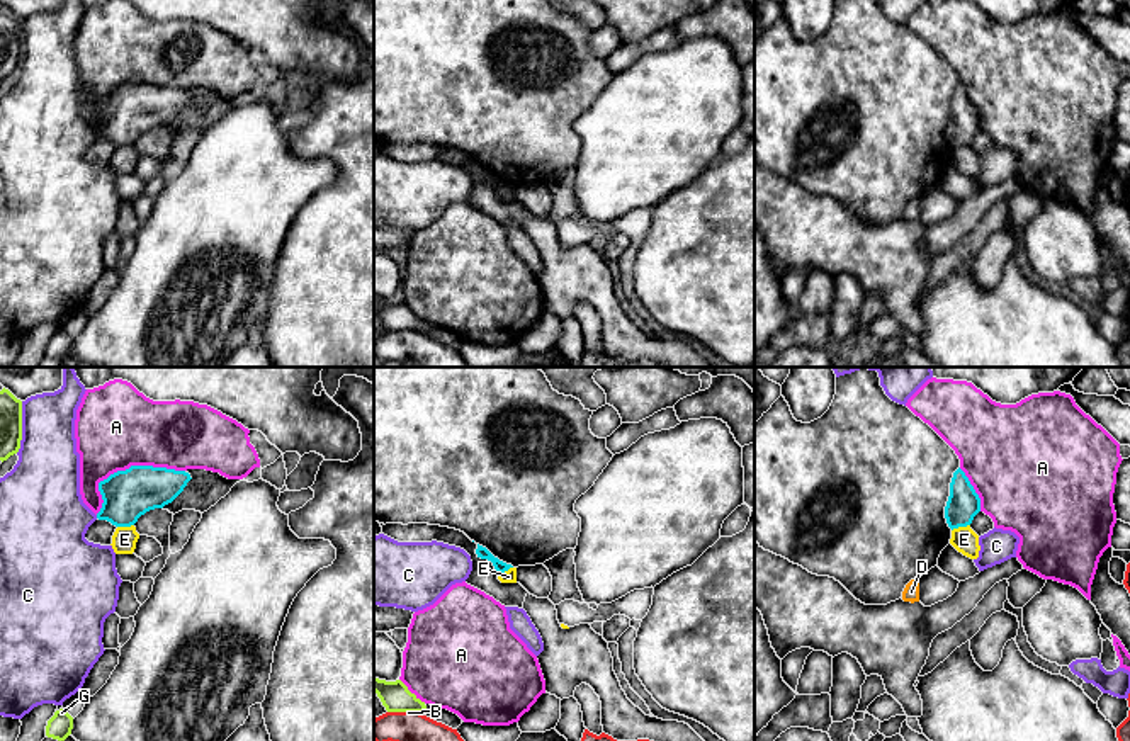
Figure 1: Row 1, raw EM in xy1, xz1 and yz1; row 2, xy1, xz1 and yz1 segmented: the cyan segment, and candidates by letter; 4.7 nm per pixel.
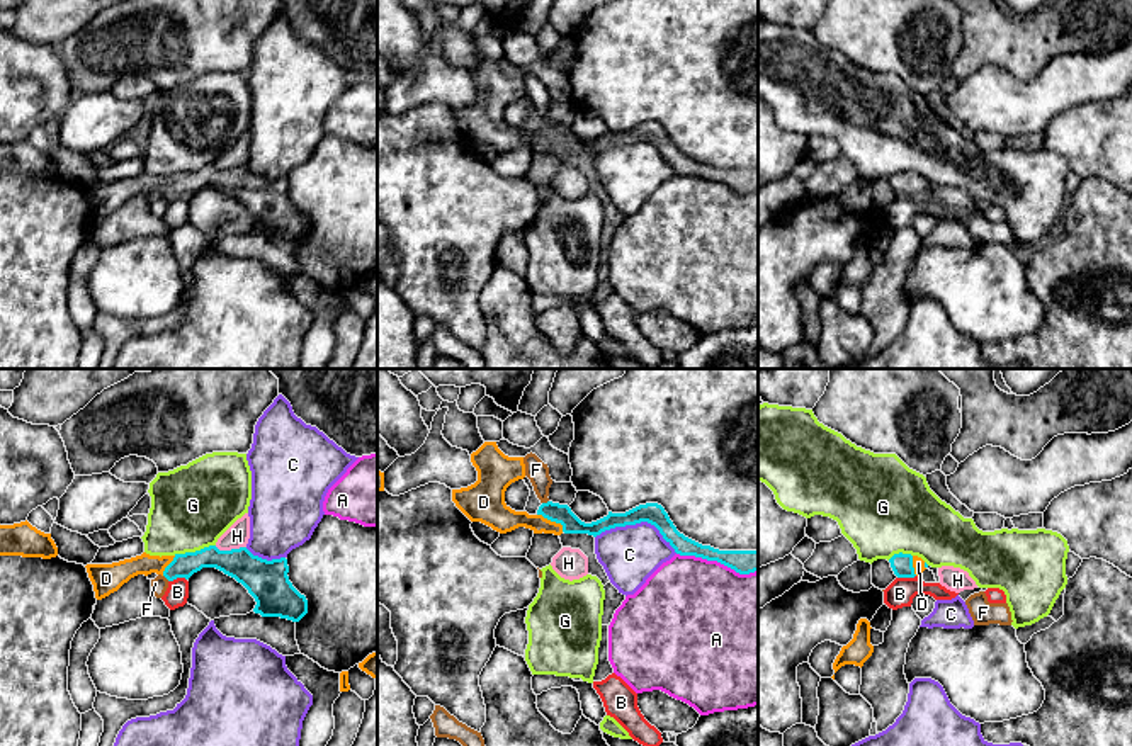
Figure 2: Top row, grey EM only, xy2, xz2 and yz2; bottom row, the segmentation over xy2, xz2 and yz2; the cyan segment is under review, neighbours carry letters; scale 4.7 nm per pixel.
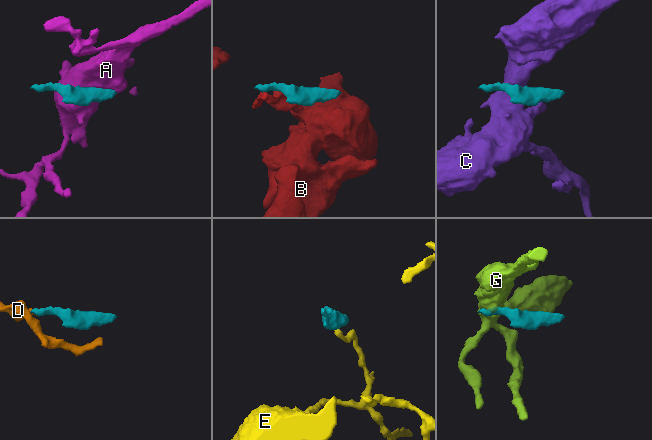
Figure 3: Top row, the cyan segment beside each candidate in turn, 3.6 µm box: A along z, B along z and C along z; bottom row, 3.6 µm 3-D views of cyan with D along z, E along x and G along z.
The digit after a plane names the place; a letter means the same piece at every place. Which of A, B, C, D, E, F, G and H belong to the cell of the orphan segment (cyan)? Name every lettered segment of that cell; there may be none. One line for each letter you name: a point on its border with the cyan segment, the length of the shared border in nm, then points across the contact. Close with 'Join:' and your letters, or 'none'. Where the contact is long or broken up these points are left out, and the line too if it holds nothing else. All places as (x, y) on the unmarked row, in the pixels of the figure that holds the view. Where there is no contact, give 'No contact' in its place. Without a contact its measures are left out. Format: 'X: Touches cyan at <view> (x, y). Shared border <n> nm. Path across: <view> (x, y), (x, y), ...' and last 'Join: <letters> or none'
D: Touches cyan at xz2 (553, 140). Shared border 150 nm. Path across: xz2 (561, 133), (553, 140), (500, 136)
Join: D

